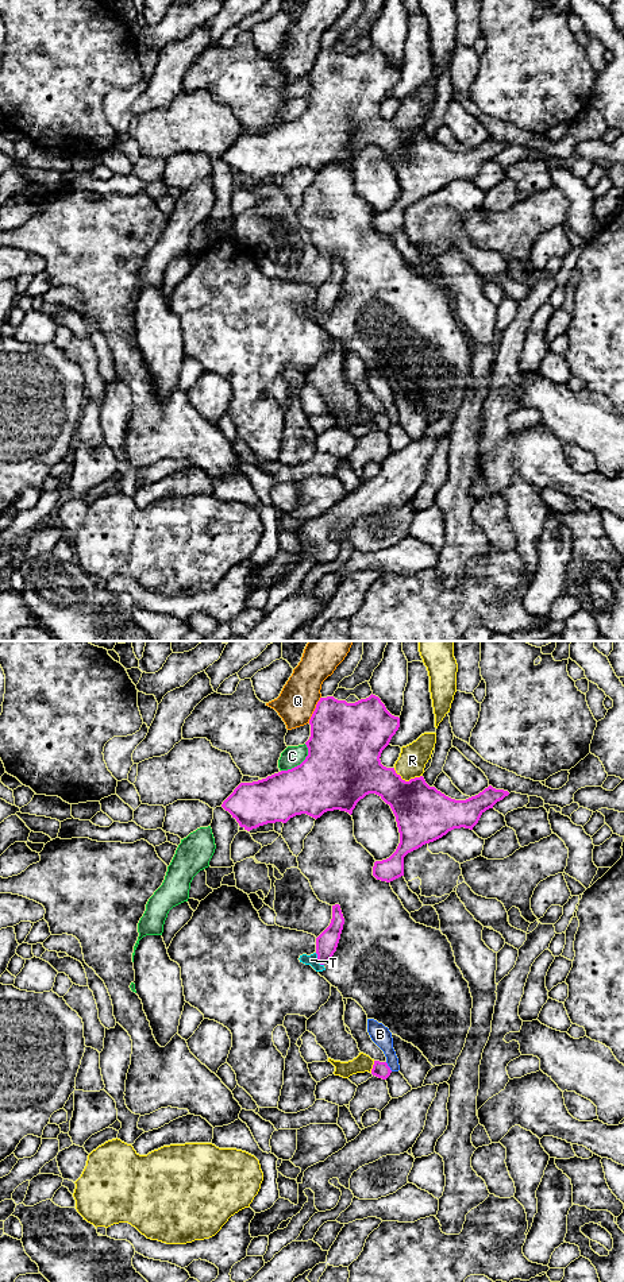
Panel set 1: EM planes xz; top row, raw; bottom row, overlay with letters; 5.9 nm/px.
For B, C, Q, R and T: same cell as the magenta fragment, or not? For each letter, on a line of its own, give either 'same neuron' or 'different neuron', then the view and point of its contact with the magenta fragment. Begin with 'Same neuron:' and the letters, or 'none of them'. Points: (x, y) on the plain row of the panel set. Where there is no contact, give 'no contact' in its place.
Same neuron: none of them
B: different neuron; contact xz (388, 419)
C: different neuron; contact xz (301, 115)
Q: different neuron; contact xz (315, 62)
R: different neuron; contact xz (407, 134)
T: different neuron; contact xz (318, 312)

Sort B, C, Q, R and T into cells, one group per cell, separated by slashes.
B / C / Q / R / T

